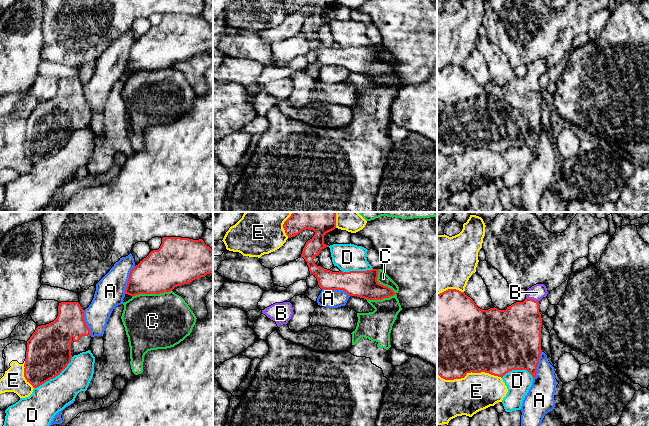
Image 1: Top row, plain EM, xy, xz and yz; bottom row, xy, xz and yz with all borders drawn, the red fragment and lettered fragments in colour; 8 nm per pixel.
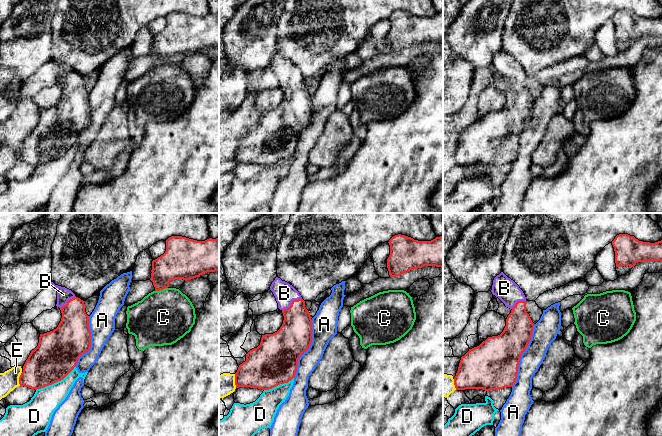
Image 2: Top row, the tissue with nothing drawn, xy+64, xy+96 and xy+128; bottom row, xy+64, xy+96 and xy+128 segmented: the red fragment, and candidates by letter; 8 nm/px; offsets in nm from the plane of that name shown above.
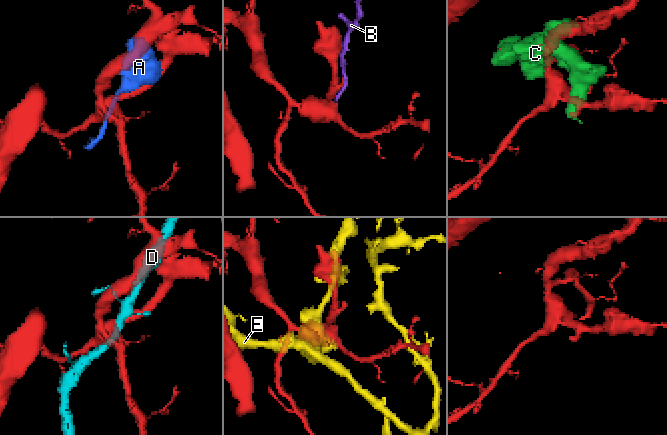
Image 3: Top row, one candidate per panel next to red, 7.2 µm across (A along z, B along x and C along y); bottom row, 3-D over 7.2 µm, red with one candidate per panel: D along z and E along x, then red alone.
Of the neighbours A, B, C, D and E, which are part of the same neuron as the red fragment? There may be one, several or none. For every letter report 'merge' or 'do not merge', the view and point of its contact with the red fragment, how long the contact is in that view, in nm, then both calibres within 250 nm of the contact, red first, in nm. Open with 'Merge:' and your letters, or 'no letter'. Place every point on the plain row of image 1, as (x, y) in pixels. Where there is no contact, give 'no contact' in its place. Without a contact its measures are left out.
Merge: B
A: do not merge; meets red in xy at (129, 55); contact 240 nm long; 320 nm thick on the red side, 240 nm on the other
B: merge; meets red in yz at (532, 75); contact 110 nm long; 360 nm thick on the red side, 120 nm on the other
C: do not merge; meets red in xz at (395, 69); contact 280 nm long; 200 nm thick on the red side, 90 nm on the other
D: do not merge; meets red in xy at (54, 153); contact 400 nm long; 360 nm thick on the red side, 260 nm on the other
E: do not merge; meets red in yz at (469, 148); contact 500 nm long; 500 nm thick on the red side, 300 nm on the other

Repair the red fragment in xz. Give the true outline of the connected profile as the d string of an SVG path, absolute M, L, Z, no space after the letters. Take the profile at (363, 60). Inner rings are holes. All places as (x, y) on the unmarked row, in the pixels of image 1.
M283 0L288 14L298 11L303 6L313 6L314 12L303 24L301 33L305 35L310 50L313 50L321 65L343 66L349 72L357 72L367 76L382 76L396 69L377 57L379 45L367 47L332 48L317 42L314 34L322 25L329 23L324 19L324 11L336 4L336 0Z

